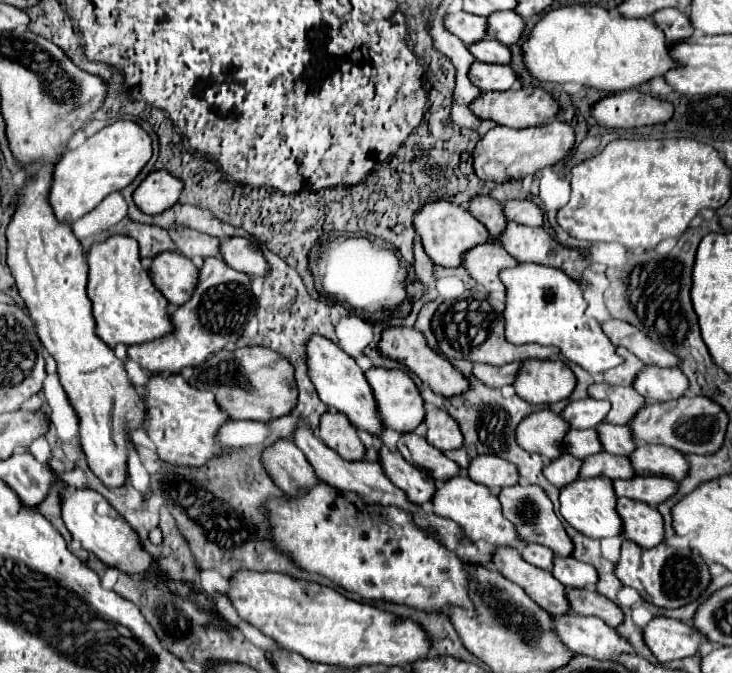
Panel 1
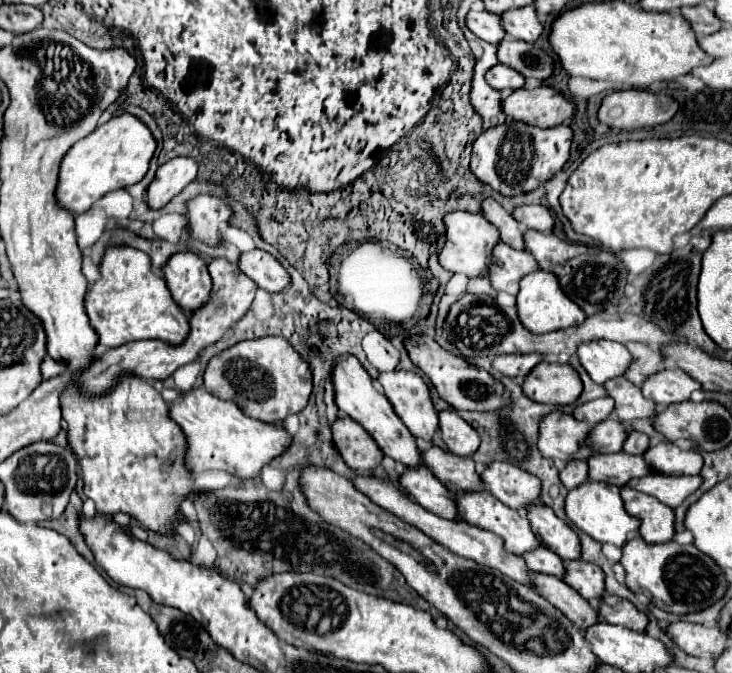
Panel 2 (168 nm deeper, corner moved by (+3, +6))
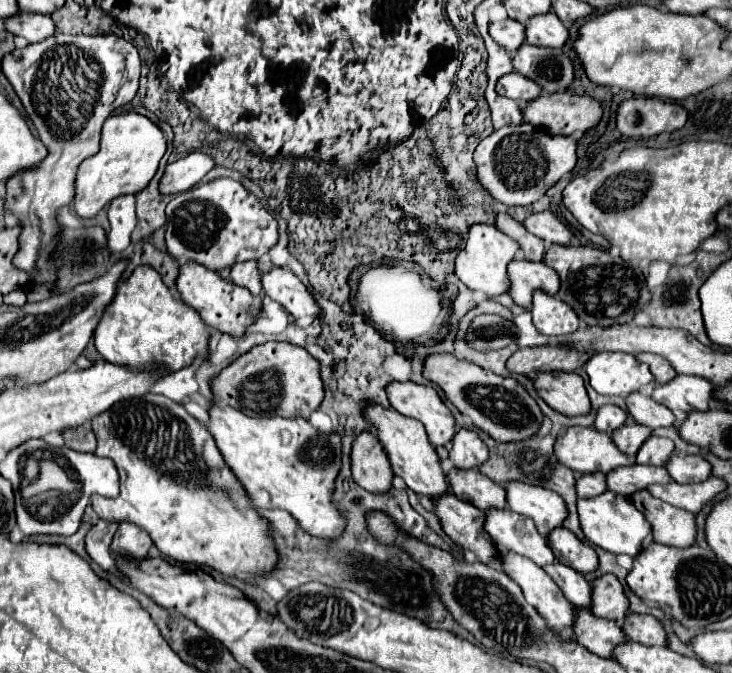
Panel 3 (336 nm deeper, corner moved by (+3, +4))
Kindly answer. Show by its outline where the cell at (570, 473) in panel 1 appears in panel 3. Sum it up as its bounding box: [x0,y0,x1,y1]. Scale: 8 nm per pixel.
[576,472,606,498]

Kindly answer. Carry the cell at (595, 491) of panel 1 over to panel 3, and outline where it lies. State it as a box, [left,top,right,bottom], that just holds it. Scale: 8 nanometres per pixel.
[578,490,650,556]

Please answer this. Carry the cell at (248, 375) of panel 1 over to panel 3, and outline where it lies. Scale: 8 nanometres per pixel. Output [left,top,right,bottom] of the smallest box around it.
[210,342,324,418]

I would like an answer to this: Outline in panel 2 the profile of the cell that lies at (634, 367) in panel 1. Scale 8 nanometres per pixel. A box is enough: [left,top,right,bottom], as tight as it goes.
[626,342,664,386]

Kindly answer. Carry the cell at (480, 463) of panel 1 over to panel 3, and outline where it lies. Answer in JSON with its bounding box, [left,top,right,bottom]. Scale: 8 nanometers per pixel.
[504,482,566,536]

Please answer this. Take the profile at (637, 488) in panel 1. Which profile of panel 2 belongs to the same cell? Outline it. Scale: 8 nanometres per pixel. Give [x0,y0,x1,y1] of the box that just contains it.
[628,472,702,508]

